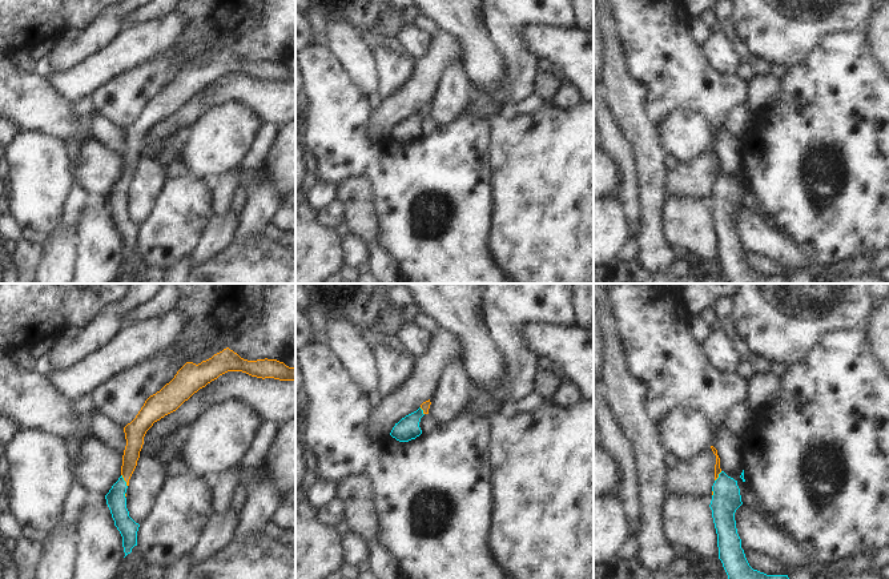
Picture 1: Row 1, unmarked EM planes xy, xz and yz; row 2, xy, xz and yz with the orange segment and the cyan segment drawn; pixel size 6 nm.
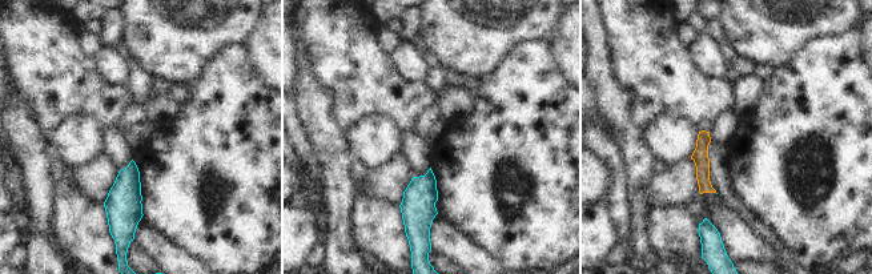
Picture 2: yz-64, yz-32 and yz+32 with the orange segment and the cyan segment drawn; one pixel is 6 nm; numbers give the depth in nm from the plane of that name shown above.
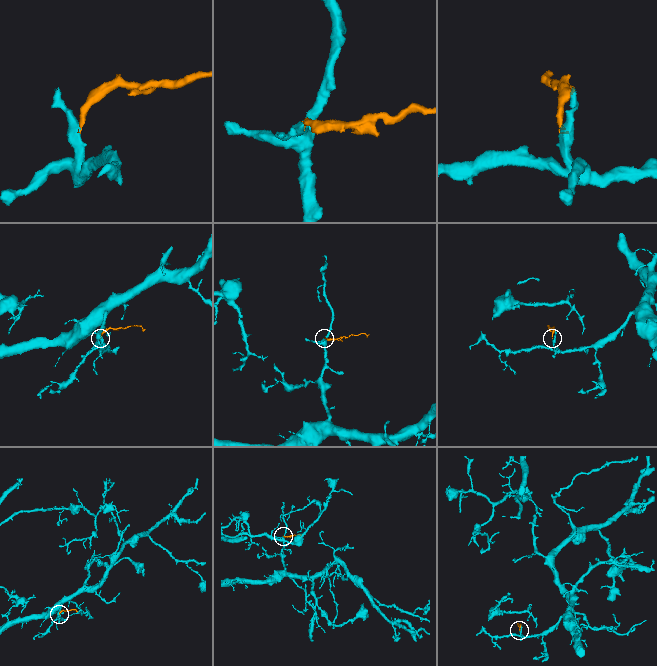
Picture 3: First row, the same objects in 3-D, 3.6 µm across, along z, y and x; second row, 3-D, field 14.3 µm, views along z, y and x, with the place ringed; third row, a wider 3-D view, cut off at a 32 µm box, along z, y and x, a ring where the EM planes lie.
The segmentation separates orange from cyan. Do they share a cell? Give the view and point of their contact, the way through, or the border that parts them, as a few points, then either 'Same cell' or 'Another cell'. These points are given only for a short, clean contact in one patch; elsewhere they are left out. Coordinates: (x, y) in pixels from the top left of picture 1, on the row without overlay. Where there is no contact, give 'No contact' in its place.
Touches orange at xy (124, 181). Path across: xy (135, 141), (124, 181), (116, 196), (116, 202). Same cell.

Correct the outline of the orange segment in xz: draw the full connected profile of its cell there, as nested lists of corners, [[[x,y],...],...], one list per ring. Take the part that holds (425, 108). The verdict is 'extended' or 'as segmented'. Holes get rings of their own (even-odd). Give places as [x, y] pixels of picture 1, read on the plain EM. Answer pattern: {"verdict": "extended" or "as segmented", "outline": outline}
{"verdict": "extended", "outline": [[[429,101],[423,104],[417,113],[402,120],[398,125],[395,125],[390,137],[399,144],[409,144],[419,138],[422,136],[419,124],[425,116],[429,116],[430,106],[431,104]]]}

